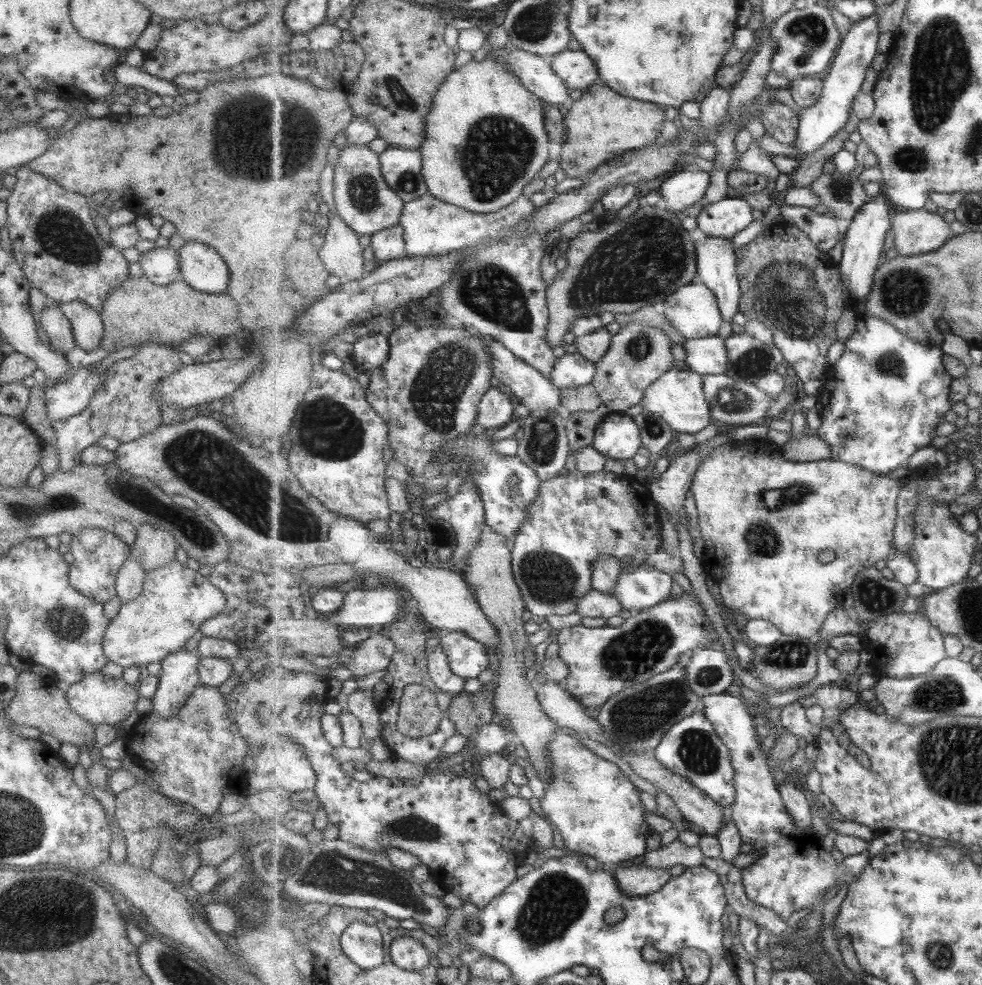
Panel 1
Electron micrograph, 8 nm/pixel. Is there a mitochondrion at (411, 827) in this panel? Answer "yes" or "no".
yes

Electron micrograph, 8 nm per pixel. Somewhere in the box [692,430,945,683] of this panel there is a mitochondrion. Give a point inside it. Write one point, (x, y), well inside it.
(874, 598)

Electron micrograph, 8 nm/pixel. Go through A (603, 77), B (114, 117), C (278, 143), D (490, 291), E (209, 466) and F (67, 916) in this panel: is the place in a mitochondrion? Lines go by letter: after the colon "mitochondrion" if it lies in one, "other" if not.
A: other
B: other
C: mitochondrion
D: mitochondrion
E: mitochondrion
F: mitochondrion

